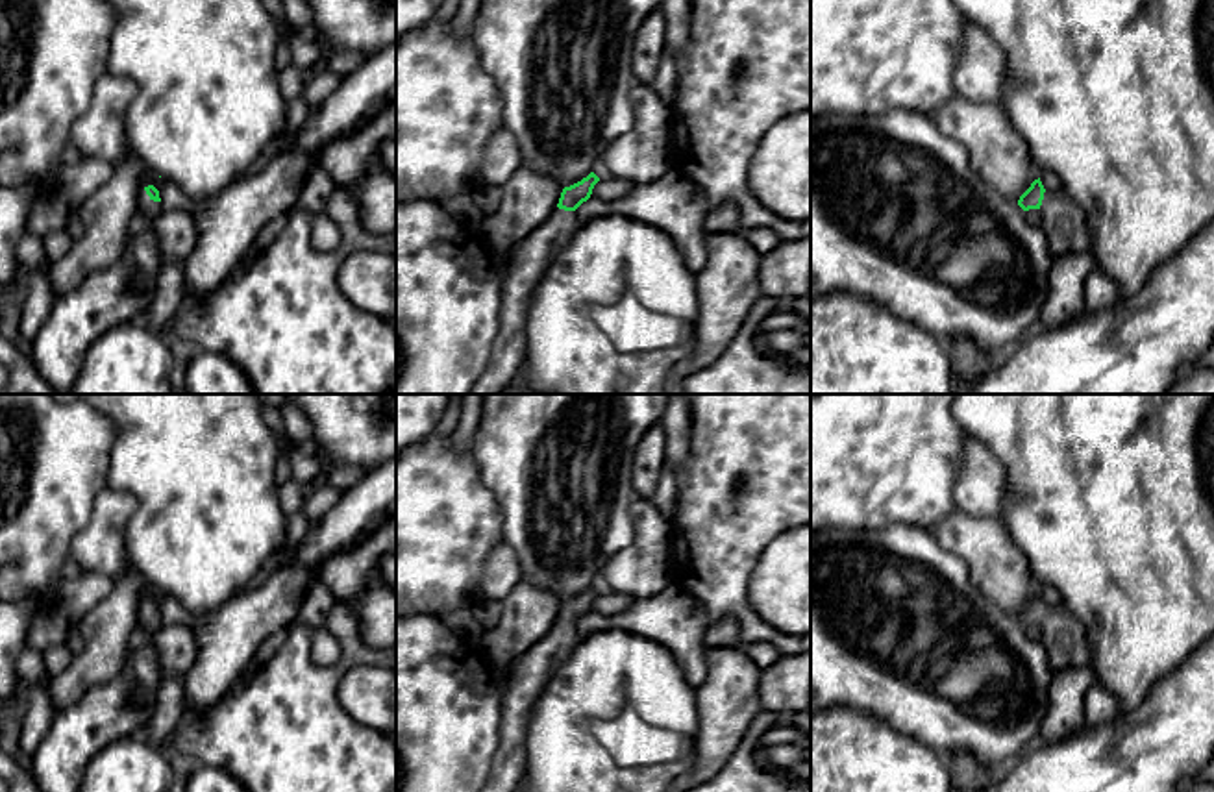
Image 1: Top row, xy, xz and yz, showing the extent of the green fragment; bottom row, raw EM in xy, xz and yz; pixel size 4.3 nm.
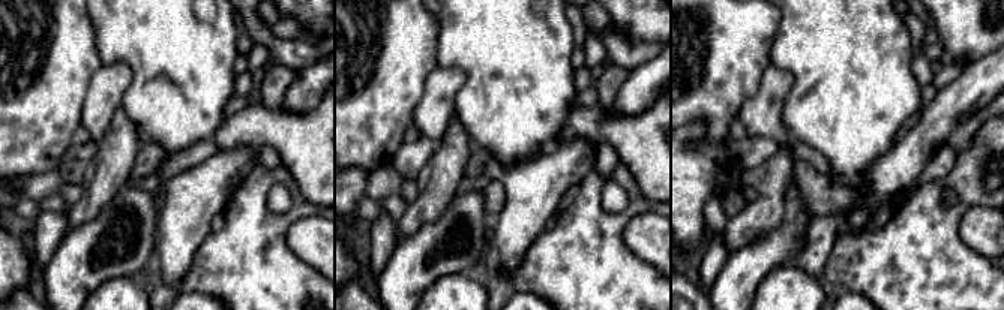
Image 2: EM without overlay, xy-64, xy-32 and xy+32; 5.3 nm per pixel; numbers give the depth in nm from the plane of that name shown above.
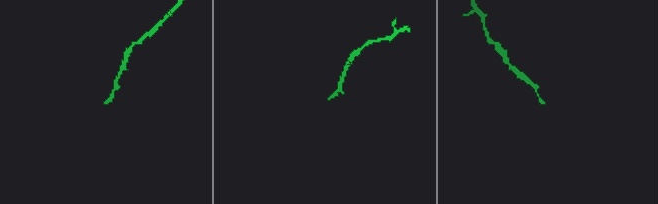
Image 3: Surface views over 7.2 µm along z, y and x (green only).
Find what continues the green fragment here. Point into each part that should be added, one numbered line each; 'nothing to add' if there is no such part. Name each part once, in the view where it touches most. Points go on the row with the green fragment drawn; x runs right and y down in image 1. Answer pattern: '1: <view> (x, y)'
1: xy (176, 232)

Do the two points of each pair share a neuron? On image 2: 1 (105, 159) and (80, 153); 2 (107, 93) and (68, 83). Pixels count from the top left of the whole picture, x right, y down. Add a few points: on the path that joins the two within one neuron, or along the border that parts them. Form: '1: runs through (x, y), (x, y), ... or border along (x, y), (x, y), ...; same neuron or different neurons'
1: border along (98, 143), (98, 150), (89, 160), (80, 184); different neurons
2: border along (102, 65), (90, 78), (80, 123); different neurons

